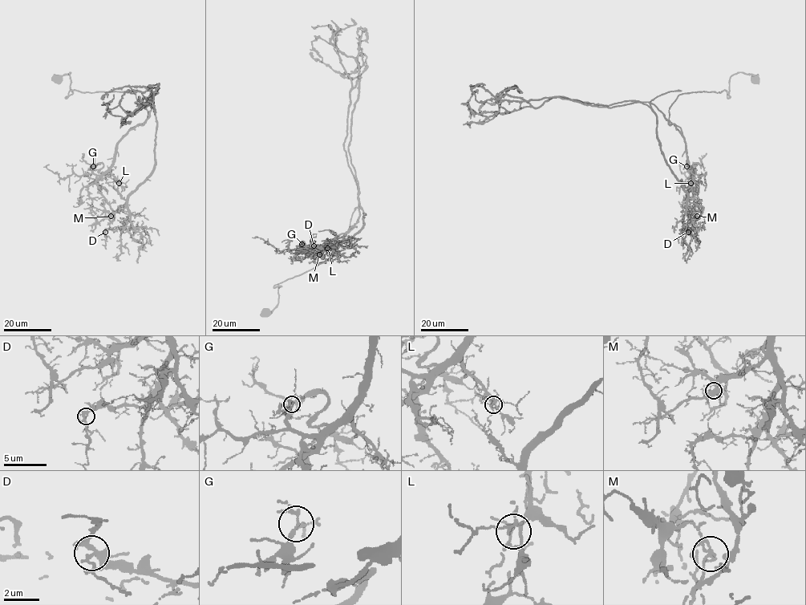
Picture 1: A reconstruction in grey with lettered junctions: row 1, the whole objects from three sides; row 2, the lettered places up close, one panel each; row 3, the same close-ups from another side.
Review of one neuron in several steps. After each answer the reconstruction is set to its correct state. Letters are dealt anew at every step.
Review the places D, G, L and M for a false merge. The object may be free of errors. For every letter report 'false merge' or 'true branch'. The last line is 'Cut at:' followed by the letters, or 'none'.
D: true branch
G: true branch
L: true branch
M: false merge
Cut at: M

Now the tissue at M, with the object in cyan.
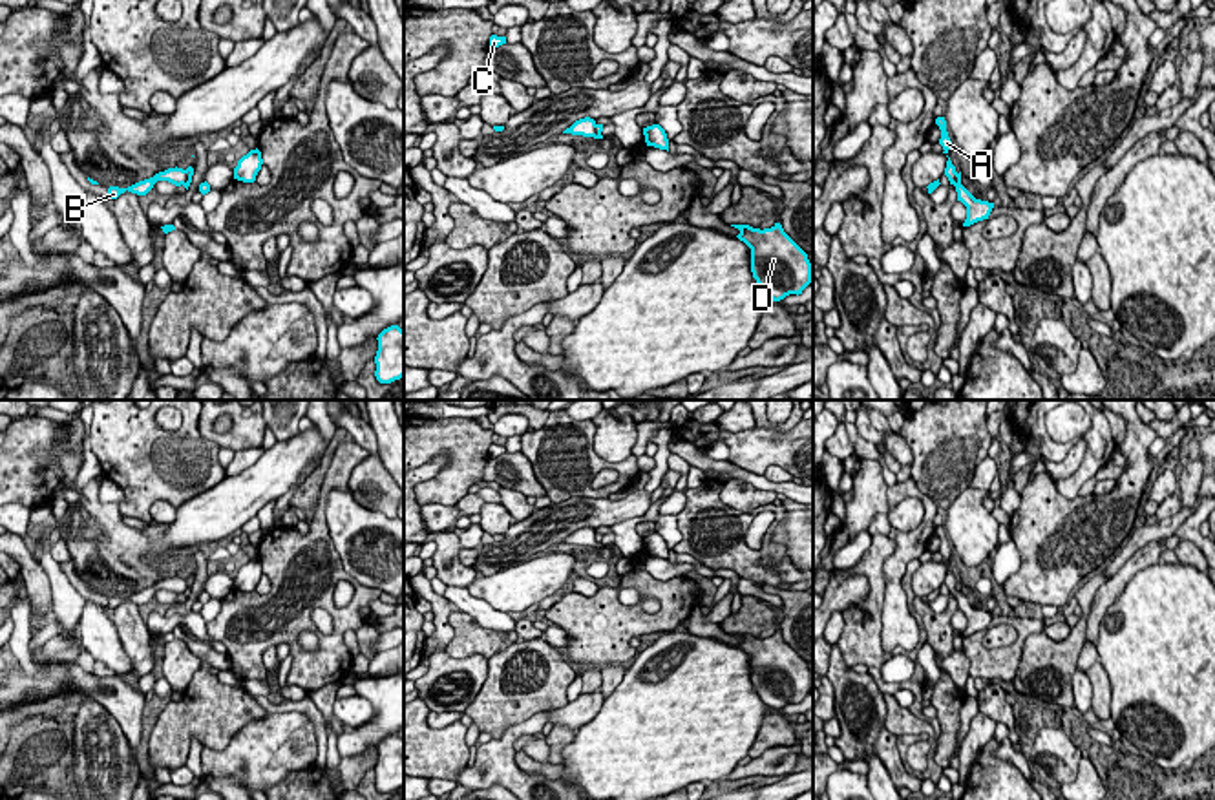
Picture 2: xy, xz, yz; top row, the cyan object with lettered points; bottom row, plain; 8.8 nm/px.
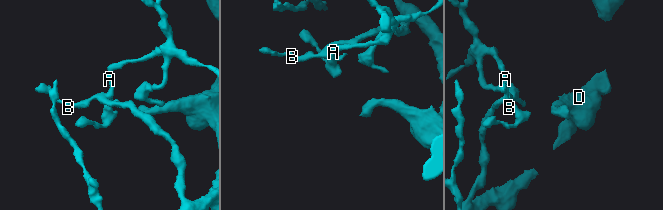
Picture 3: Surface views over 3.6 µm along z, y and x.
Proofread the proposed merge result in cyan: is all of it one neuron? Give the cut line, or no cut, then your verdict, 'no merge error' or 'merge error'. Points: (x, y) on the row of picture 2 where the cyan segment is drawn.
cut xy (187, 170), (183, 185); merge error

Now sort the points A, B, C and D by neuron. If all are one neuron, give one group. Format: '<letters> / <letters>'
A / B C D

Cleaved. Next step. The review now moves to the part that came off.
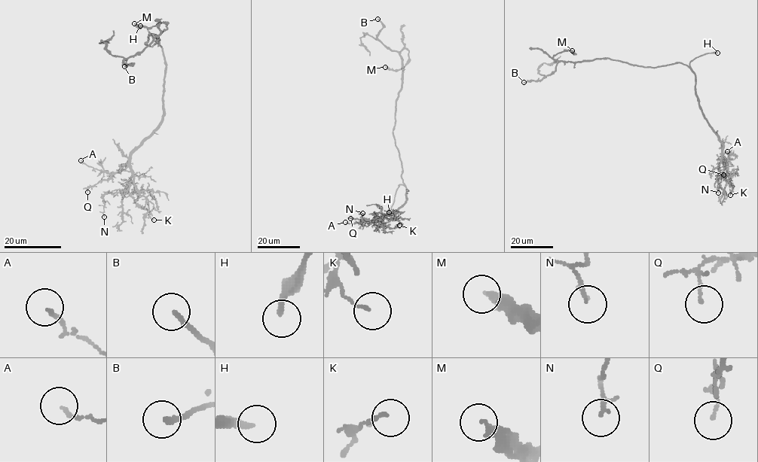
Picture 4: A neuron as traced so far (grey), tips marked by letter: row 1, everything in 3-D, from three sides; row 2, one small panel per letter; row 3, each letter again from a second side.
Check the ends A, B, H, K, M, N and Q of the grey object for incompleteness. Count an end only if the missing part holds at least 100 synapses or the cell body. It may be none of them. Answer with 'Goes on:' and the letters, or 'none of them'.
Goes on: H

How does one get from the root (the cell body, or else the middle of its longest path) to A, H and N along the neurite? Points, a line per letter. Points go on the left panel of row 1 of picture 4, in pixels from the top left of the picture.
A: (156, 43), (157, 39), (166, 65), (160, 124), (131, 153), (129, 164), (117, 172), (109, 174), (80, 160)
H: (156, 43), (157, 39), (160, 46), (147, 28), (140, 25)
N: (156, 43), (157, 39), (166, 65), (163, 119), (131, 153), (127, 188), (122, 193), (102, 196), (104, 217)

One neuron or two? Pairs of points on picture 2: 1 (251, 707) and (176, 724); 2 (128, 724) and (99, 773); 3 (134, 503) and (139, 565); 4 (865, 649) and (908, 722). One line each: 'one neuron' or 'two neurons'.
1: one neuron
2: two neurons
3: two neurons
4: two neurons

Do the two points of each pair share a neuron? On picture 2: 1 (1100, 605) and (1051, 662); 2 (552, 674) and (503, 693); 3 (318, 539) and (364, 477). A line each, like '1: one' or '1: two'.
1: two
2: one
3: two

